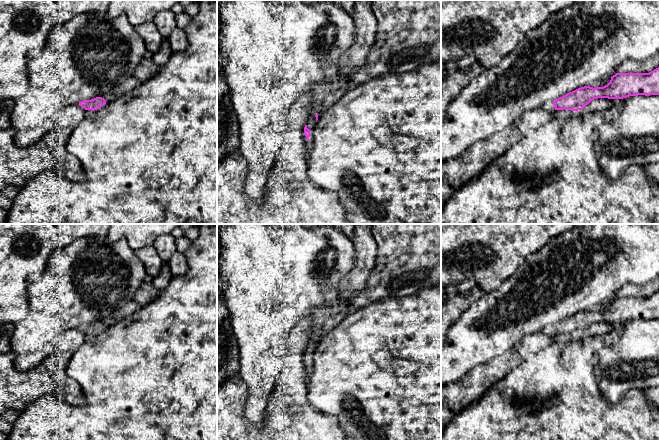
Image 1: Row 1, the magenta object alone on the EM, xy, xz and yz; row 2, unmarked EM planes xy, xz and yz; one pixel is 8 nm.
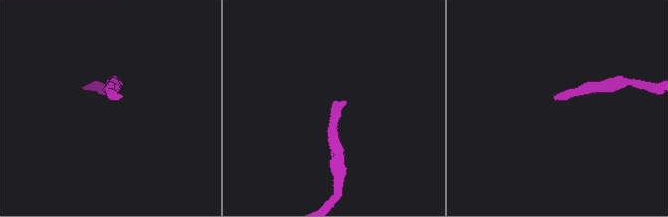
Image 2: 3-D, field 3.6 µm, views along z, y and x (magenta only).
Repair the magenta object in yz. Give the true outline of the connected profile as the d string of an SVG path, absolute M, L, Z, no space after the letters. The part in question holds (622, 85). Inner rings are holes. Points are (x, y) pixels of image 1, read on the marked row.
M659 67L649 73L616 73L603 87L578 88L555 101L545 102L543 108L547 111L578 111L594 99L623 99L638 95L659 95Z

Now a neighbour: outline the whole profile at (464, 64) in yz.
M464 56L457 62L457 67L462 73L468 73L475 61L475 58L472 56Z

